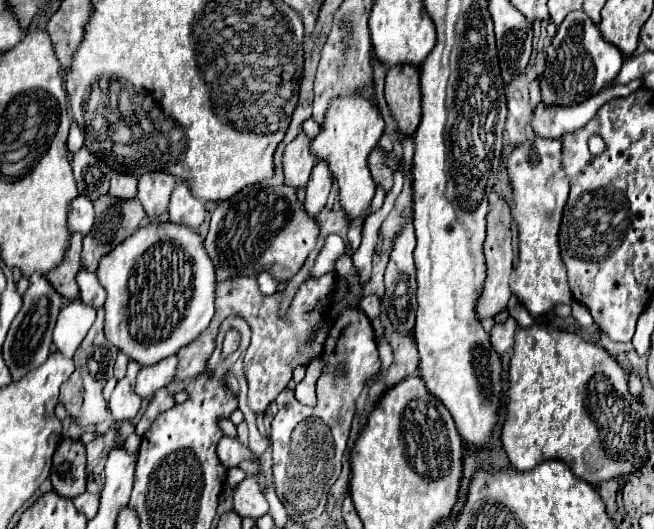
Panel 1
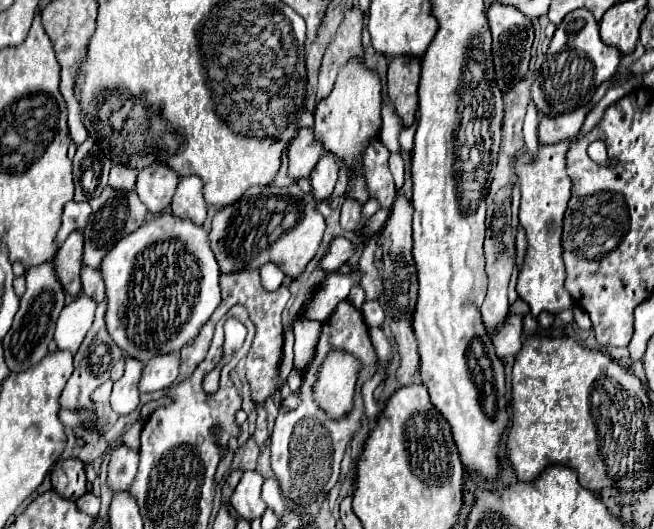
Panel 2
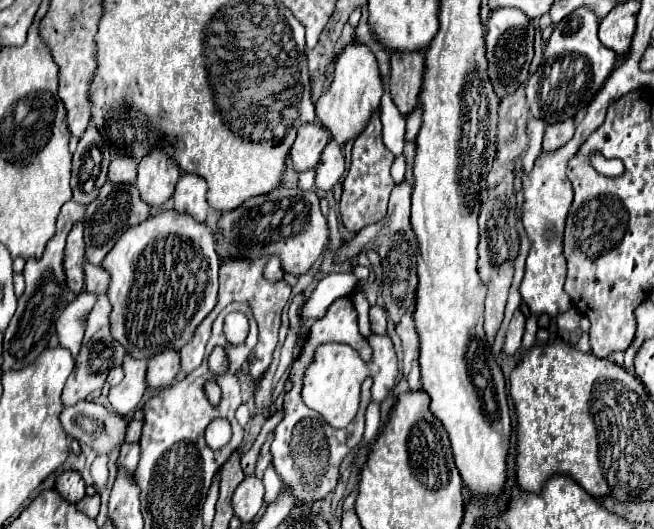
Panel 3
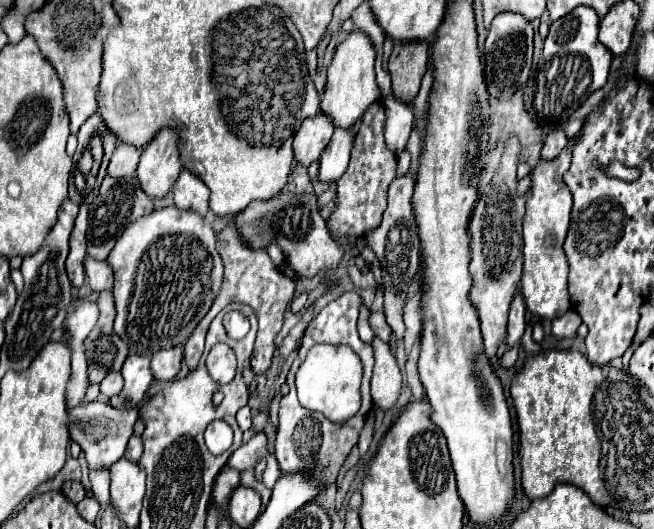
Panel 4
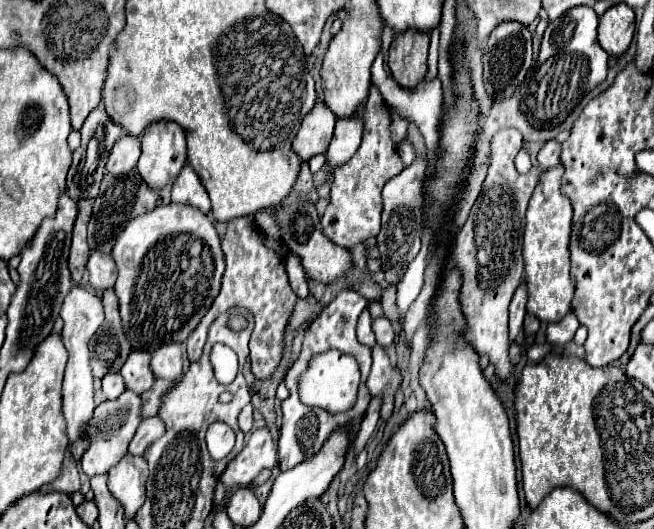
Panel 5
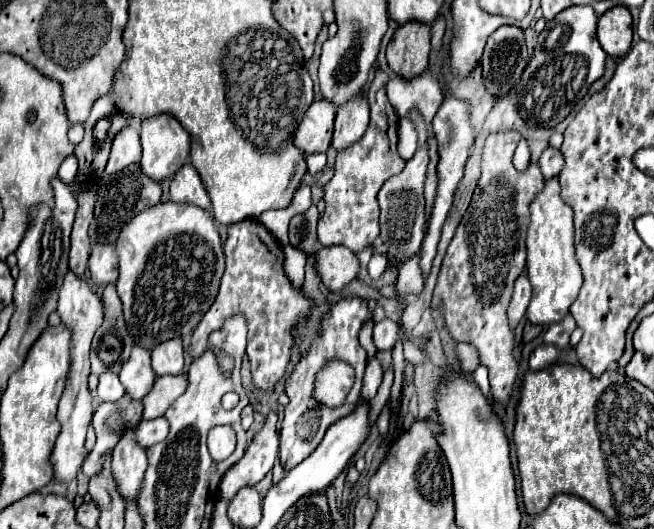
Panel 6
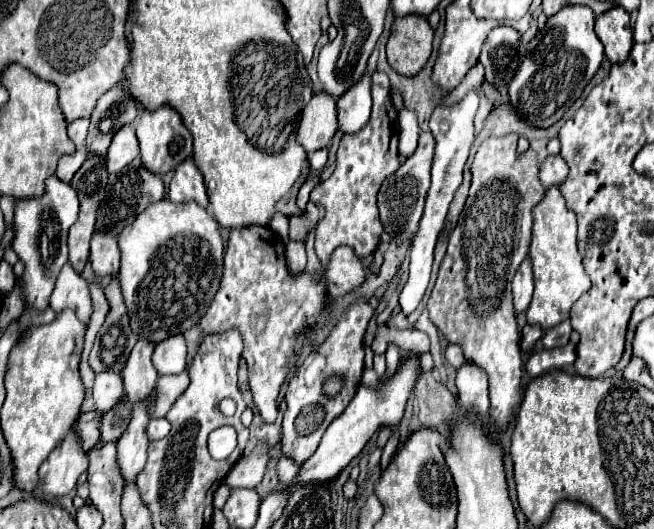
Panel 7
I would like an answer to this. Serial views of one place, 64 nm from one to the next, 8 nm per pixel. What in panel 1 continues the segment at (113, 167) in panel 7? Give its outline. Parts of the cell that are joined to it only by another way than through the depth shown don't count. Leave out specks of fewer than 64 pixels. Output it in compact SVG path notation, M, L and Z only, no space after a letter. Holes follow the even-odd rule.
M114 172L112 180L110 180L110 192L108 194L112 198L118 198L118 200L134 200L136 198L136 186L138 186L138 180L134 176Z

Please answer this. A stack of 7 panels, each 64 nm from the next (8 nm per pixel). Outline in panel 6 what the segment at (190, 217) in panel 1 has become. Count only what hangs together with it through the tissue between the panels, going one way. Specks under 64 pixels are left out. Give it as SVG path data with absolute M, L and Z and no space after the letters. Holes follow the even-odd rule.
M190 162L184 164L184 168L180 168L180 172L170 182L170 198L174 202L186 202L186 204L194 204L204 210L210 210L210 198L204 190L204 184L198 172L192 168Z

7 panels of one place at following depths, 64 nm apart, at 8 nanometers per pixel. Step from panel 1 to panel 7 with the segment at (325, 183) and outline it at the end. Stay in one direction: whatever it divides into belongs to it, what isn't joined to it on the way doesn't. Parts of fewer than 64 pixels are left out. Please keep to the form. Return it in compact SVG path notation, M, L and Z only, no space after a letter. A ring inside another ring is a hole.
M364 74L360 84L354 84L340 100L338 100L338 132L342 136L360 132L370 120L370 74Z

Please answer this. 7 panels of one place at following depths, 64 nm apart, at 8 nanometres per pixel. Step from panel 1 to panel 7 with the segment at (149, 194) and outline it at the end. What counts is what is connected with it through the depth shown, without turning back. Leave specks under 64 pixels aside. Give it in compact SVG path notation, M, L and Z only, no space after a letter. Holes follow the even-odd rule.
M160 106L156 112L148 112L140 108L140 118L136 124L136 136L140 140L142 166L158 176L168 174L188 156L192 156L192 134L184 128L178 112L170 106Z

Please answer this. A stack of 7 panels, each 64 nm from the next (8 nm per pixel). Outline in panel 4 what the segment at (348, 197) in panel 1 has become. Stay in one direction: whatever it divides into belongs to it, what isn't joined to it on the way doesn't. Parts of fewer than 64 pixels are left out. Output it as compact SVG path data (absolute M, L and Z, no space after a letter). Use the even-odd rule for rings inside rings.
M352 30L342 44L336 46L332 64L328 66L328 82L326 90L320 98L320 112L326 114L336 128L350 130L362 116L364 112L380 100L380 88L376 82L376 72L374 72L374 60L376 60L376 50L370 42L370 38L362 30Z

